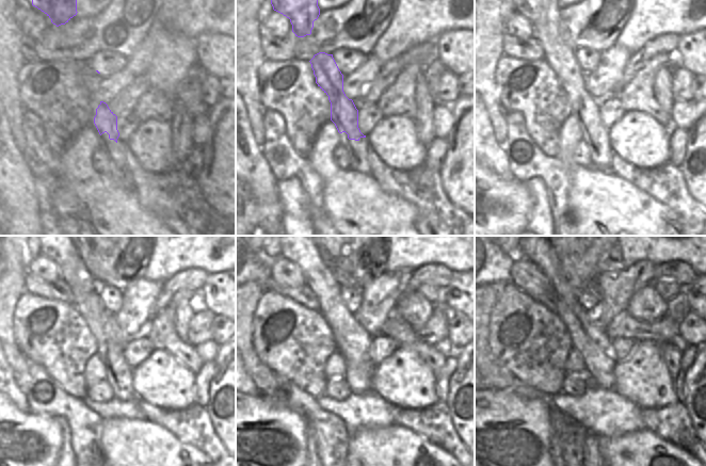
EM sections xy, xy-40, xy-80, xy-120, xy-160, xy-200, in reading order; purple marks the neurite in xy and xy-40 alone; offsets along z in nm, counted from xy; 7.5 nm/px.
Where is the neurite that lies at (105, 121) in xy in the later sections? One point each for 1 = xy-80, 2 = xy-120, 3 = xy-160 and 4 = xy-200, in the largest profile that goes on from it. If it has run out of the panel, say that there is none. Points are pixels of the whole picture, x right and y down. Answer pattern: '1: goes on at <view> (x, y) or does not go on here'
1: goes on at xy-80 (544, 18)
2: goes on at xy-120 (111, 339)
3: goes on at xy-160 (352, 340)
4: goes on at xy-200 (589, 338)

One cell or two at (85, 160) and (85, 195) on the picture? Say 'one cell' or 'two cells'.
one cell

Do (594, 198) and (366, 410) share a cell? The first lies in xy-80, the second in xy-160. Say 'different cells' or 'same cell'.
different cells

